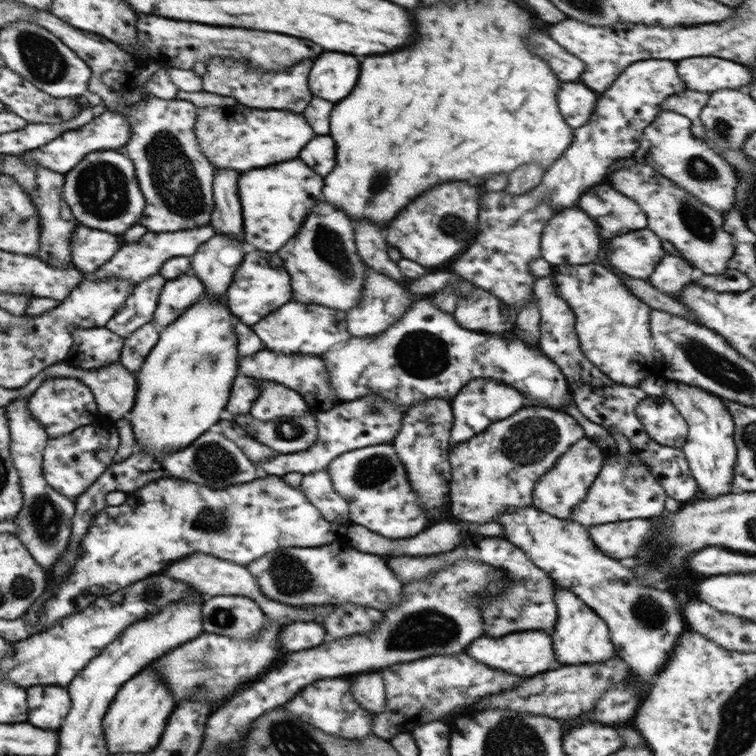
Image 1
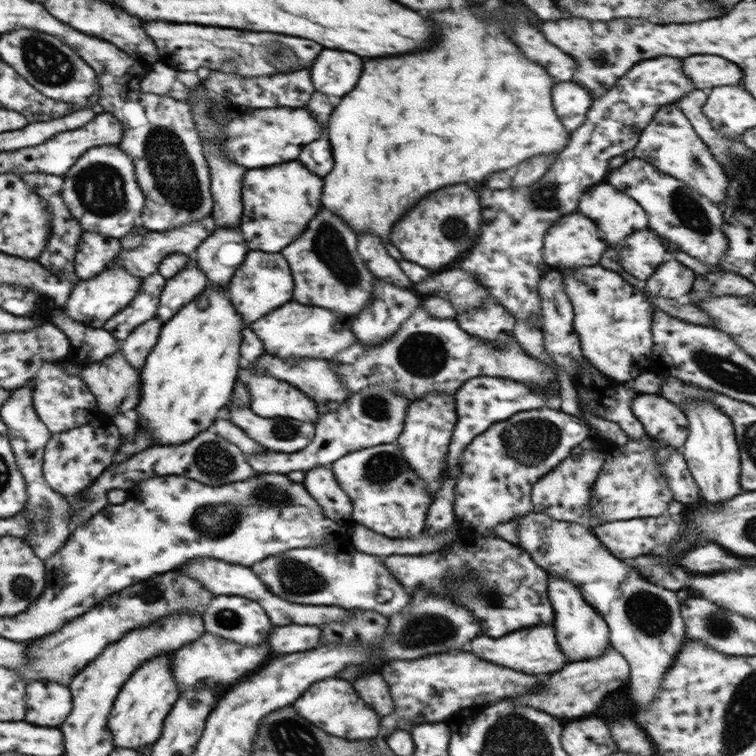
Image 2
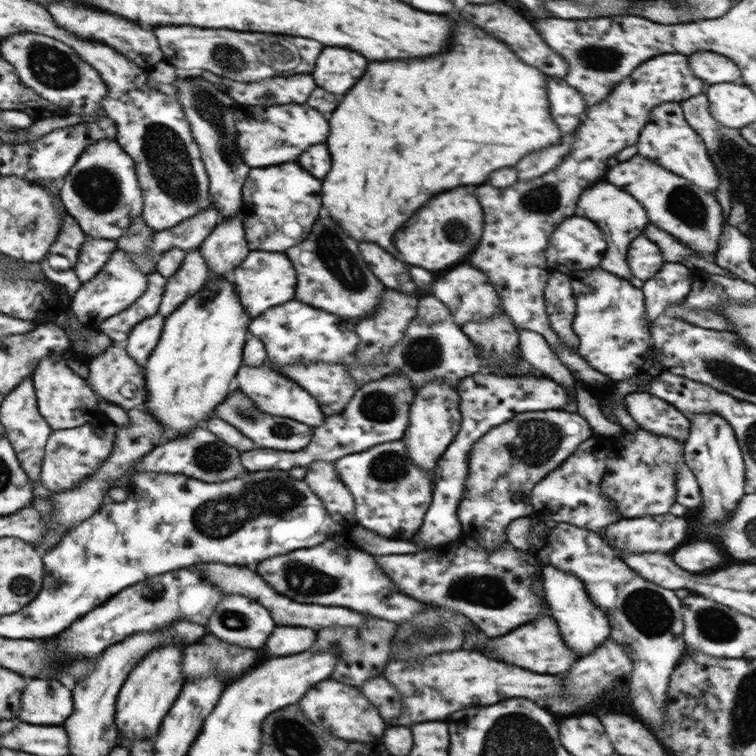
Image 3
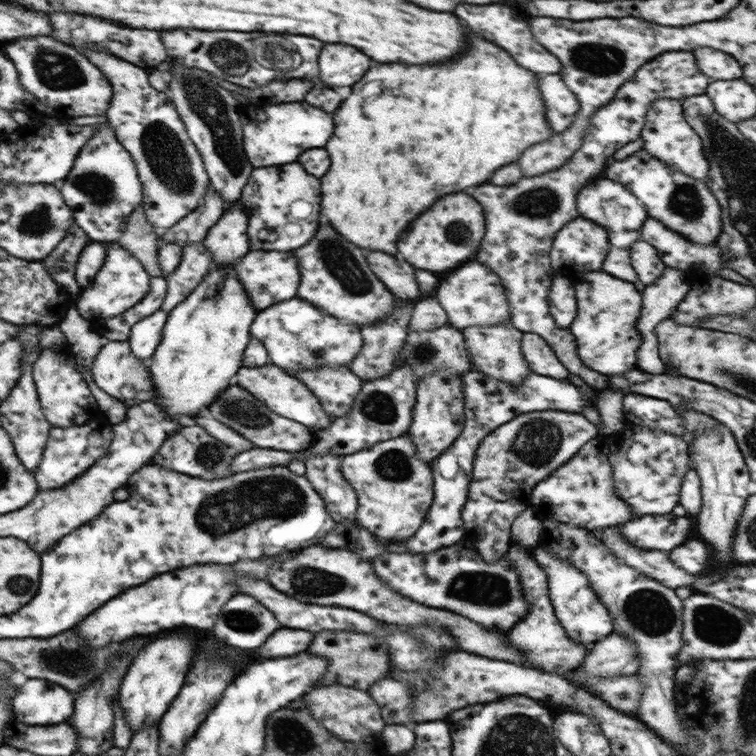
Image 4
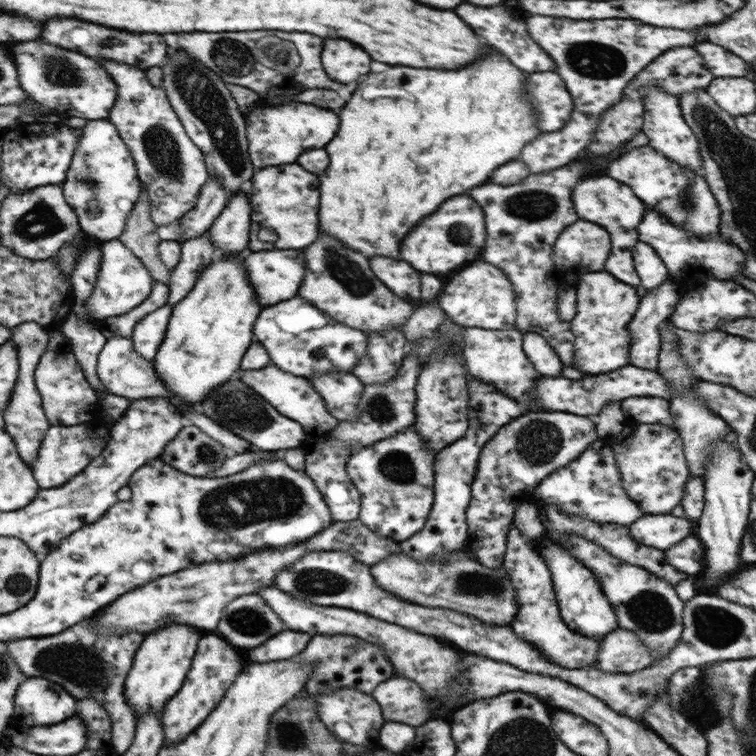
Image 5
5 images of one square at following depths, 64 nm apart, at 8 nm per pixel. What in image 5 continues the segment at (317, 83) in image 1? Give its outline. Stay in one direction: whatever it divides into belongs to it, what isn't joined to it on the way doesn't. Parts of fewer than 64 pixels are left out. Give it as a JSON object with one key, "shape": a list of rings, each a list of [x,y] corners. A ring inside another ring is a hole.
{"shape":[[[324,40],[322,66],[330,80],[350,84],[362,74],[370,72],[372,58],[358,46],[346,40]]]}

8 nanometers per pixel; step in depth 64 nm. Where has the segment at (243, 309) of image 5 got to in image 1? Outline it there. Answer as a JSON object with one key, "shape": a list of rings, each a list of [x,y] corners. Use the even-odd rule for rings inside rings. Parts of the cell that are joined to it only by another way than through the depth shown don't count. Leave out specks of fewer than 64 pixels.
{"shape":[[[204,294],[170,326],[160,331],[156,346],[148,353],[140,367],[135,403],[127,416],[134,432],[136,451],[146,454],[176,452],[190,446],[202,432],[210,430],[211,426],[222,420],[220,416],[225,415],[233,380],[239,374],[240,357],[233,331],[234,323],[237,323],[239,318],[229,311],[226,304],[226,300],[215,300],[209,294]]]}

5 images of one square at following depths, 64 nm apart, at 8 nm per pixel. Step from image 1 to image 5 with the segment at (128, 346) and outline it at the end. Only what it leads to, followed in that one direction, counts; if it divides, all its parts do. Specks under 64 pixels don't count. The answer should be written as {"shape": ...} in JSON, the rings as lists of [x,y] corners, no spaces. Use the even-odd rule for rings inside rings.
{"shape":[[[168,304],[157,308],[134,325],[131,339],[134,350],[142,357],[152,360],[165,337],[167,324],[172,314]]]}

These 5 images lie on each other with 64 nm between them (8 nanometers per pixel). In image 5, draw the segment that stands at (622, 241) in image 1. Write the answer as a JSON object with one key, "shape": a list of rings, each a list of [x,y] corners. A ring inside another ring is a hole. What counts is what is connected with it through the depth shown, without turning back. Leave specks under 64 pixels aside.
{"shape":[[[638,242],[636,248],[632,248],[632,254],[634,254],[633,265],[641,279],[641,285],[648,292],[660,286],[666,278],[671,276],[664,261],[655,250],[652,250],[652,246]]]}

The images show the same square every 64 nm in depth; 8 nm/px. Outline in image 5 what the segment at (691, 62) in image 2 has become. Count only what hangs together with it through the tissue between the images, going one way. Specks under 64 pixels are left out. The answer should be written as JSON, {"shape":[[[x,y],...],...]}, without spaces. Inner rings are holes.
{"shape":[[[696,44],[696,50],[700,53],[704,66],[708,68],[715,78],[736,78],[748,76],[748,67],[739,56],[712,44]]]}

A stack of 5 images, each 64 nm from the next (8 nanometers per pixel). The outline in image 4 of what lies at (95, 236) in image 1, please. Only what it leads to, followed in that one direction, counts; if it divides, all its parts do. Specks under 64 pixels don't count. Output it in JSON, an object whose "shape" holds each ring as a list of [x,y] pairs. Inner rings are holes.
{"shape":[[[90,240],[82,249],[75,266],[76,284],[78,284],[80,290],[90,288],[92,280],[104,264],[108,247],[109,243],[107,242]]]}

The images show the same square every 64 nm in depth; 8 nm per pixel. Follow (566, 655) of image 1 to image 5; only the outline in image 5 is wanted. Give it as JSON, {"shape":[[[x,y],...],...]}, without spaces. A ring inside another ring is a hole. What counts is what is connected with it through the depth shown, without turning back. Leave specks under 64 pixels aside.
{"shape":[[[558,544],[550,548],[542,548],[541,556],[552,573],[560,616],[570,631],[600,640],[619,628],[618,616],[604,596],[597,576],[589,568],[586,568]]]}

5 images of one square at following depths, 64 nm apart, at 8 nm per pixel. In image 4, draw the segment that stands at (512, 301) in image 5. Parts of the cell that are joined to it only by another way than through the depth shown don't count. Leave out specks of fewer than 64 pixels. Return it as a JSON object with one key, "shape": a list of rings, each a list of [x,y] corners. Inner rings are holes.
{"shape":[[[470,262],[447,274],[448,278],[438,284],[432,296],[438,299],[447,312],[450,325],[463,329],[469,326],[492,326],[511,322],[505,287],[500,283],[500,277],[487,266]]]}

